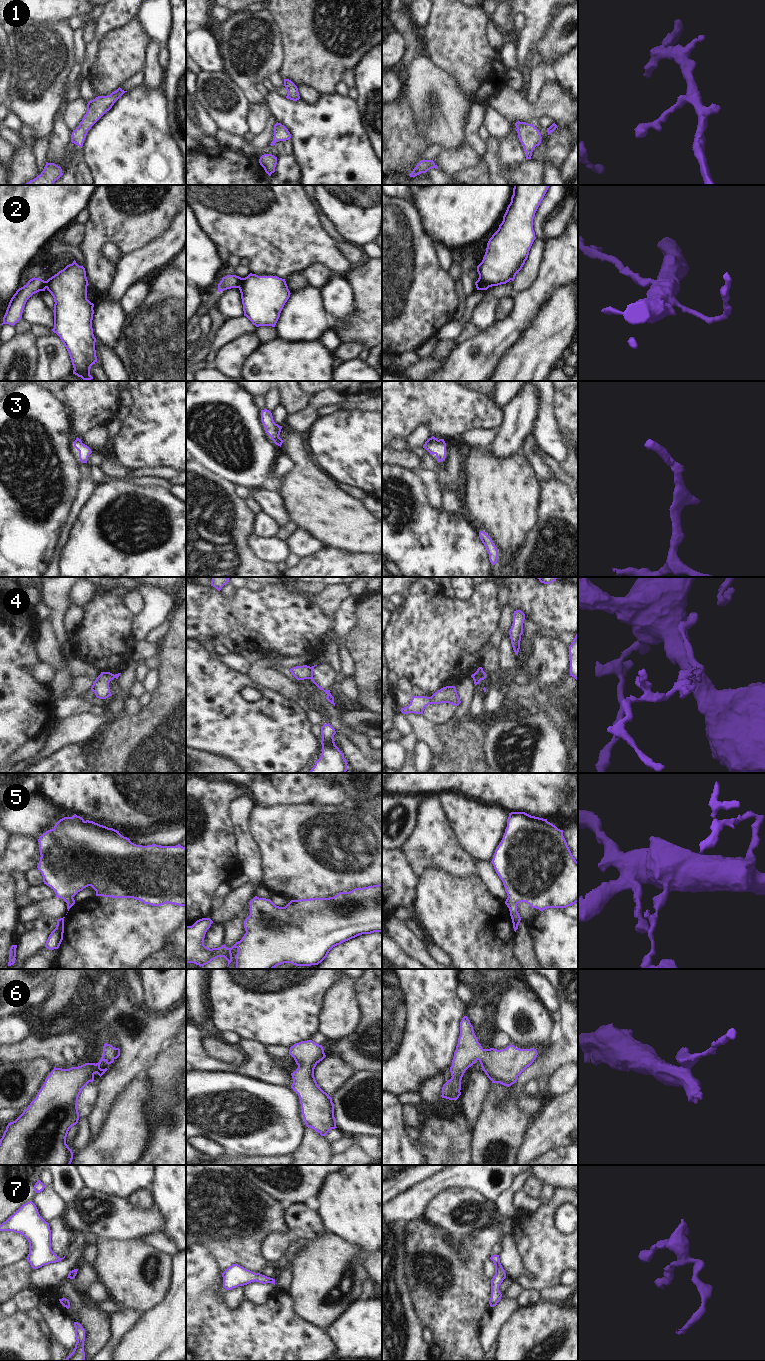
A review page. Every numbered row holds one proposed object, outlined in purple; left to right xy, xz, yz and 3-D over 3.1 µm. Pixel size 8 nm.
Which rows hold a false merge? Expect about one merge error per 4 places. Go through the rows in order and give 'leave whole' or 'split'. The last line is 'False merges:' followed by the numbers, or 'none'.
1: leave whole
2: split
3: leave whole
4: split
5: leave whole
6: leave whole
7: leave whole
False merges: 2, 4

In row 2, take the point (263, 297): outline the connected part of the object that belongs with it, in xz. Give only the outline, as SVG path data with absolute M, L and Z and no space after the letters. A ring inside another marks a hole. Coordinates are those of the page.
M252 273L242 278L239 290L244 316L256 327L275 327L291 294L285 279Z

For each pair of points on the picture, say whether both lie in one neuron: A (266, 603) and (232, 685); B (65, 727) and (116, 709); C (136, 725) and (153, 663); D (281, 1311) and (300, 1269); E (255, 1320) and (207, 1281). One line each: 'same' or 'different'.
A: different
B: same
C: different
D: different
E: same

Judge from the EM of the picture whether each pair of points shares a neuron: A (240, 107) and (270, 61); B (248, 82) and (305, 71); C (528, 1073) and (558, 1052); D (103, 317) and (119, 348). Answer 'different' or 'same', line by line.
A: different
B: different
C: same
D: different

